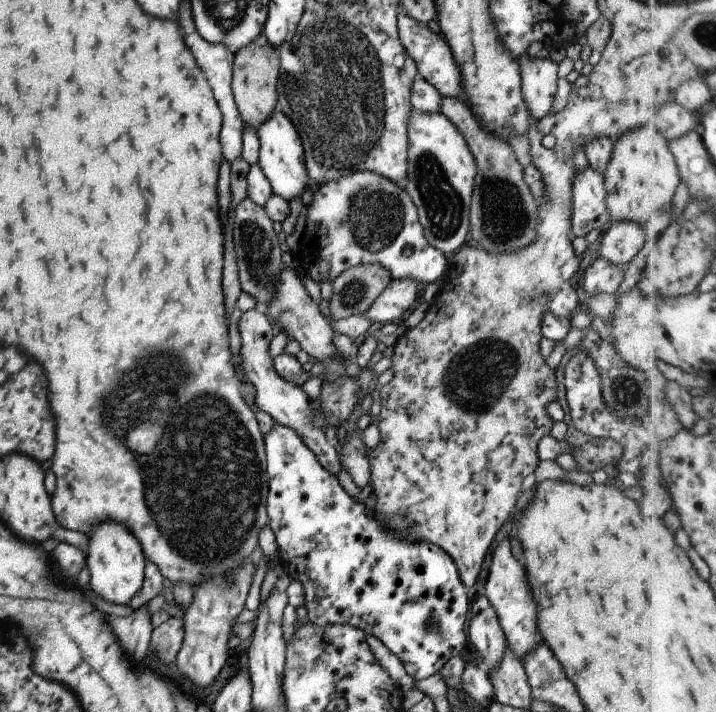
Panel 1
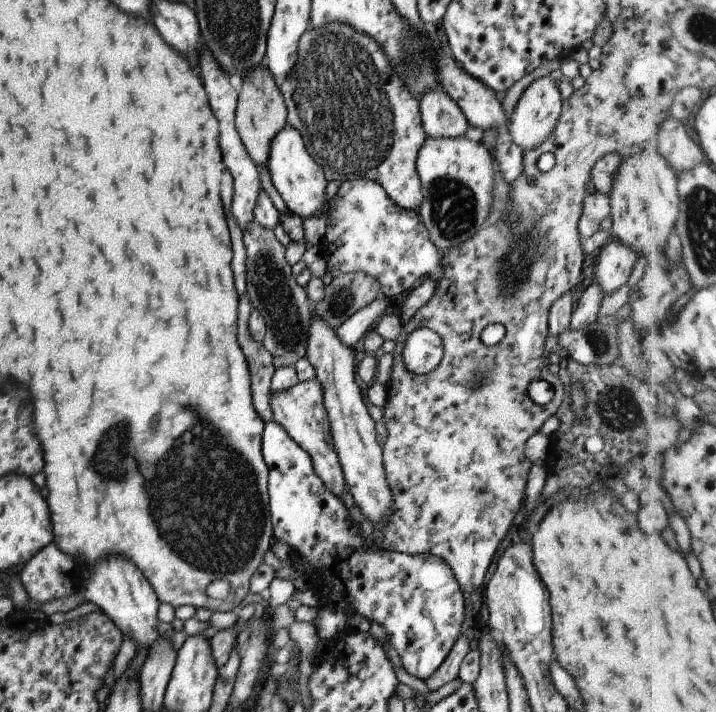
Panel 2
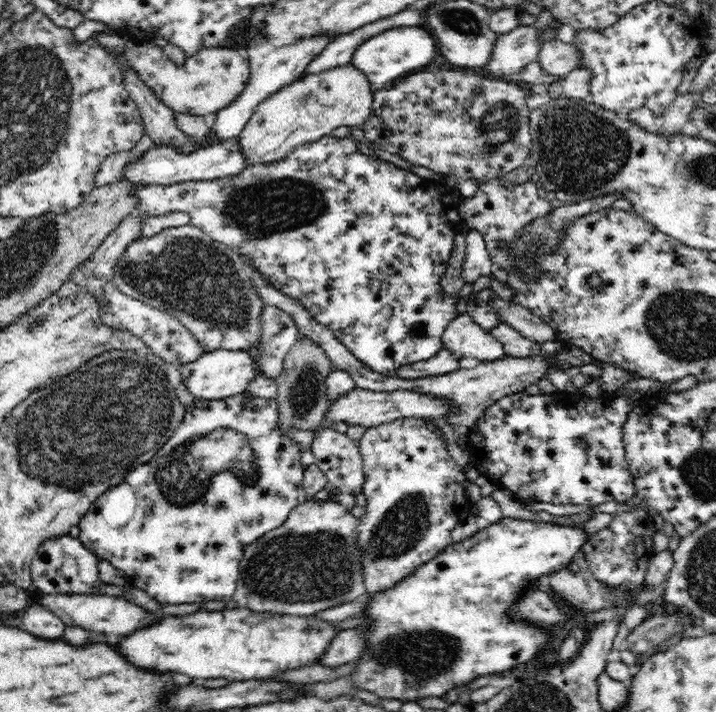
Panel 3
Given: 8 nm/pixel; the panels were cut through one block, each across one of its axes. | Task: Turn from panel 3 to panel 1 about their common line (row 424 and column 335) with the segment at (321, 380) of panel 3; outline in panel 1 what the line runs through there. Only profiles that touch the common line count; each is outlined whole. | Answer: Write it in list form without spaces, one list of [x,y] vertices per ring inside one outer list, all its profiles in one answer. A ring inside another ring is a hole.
[[[379,263],[345,269],[331,282],[333,296],[328,303],[331,320],[363,315],[390,281],[389,271]]]

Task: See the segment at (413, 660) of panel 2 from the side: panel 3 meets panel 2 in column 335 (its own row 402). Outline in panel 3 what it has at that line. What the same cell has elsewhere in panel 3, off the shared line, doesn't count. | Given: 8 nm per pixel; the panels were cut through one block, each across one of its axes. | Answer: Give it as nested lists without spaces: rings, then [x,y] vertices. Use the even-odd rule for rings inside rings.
[[[522,391],[516,392],[496,400],[492,406],[485,410],[482,420],[477,421],[471,429],[470,442],[465,451],[469,454],[469,458],[472,458],[474,466],[482,472],[486,479],[497,488],[509,490],[518,501],[524,503],[546,502],[546,504],[561,504],[562,506],[572,504],[572,506],[586,506],[586,508],[600,506],[604,502],[628,503],[636,495],[636,487],[633,481],[634,476],[630,473],[630,465],[628,465],[625,457],[623,426],[635,404],[636,402],[628,397],[618,397],[615,394],[608,395],[607,393],[602,393],[597,397],[590,397],[581,392],[564,393],[556,391],[548,397],[544,395],[526,395],[526,393],[522,394]]]

